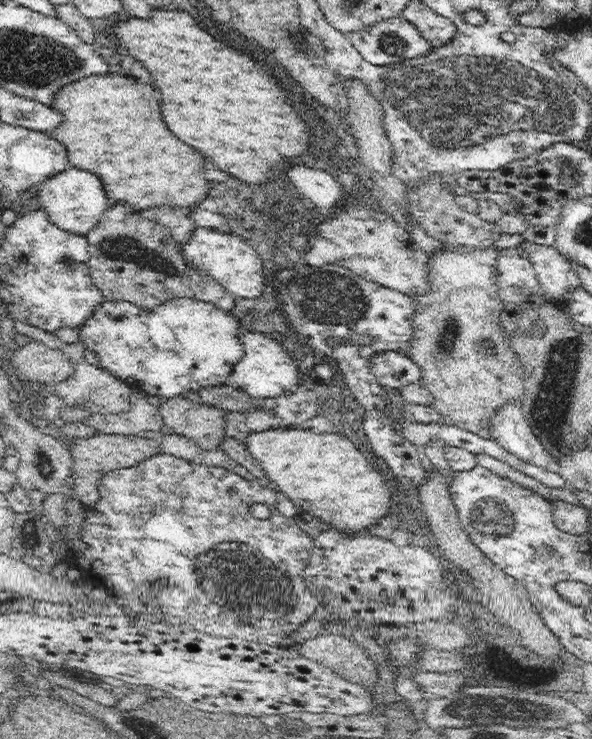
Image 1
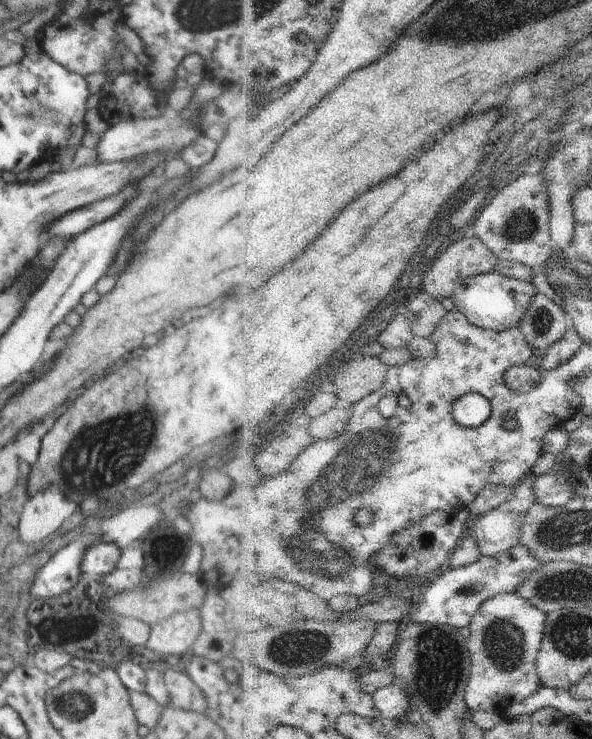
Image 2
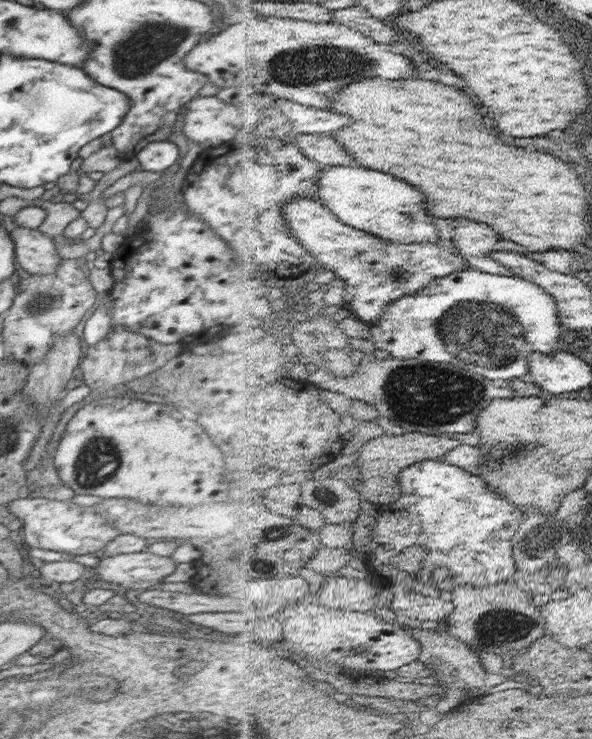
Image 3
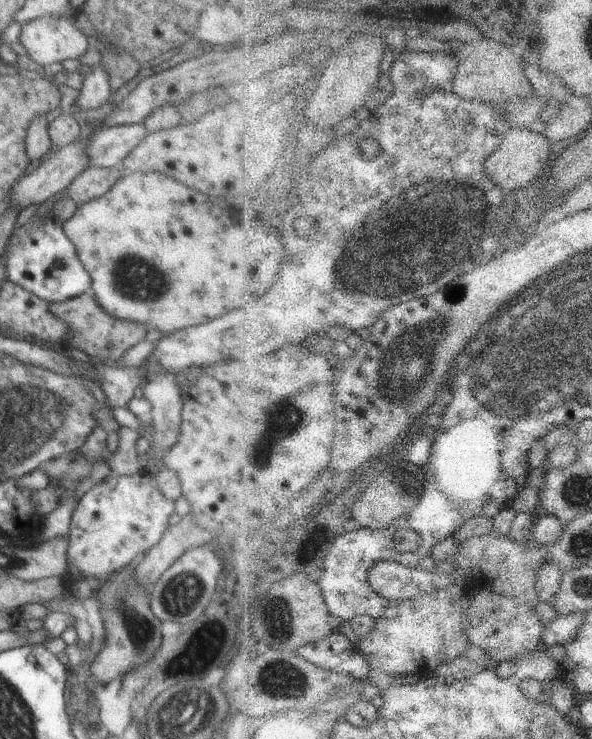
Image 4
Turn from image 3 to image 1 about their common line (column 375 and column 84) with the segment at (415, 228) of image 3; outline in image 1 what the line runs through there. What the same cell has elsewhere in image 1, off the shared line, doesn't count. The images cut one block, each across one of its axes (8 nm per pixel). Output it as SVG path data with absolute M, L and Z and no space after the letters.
M70 166L56 176L48 177L39 184L40 195L37 206L44 206L50 212L54 223L64 230L73 233L87 234L87 232L104 216L111 201L106 196L106 188L102 180L86 170Z

